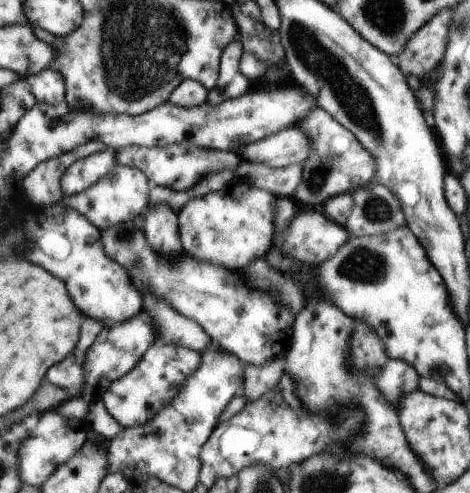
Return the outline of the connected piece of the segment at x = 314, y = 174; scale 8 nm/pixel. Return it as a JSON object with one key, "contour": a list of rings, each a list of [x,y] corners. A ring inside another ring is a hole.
{"contour":[[[312,107],[296,124],[314,143],[307,159],[303,162],[303,177],[294,196],[310,206],[318,206],[332,197],[352,193],[357,188],[374,182],[377,164],[359,140],[344,128],[329,112],[322,107]]]}

